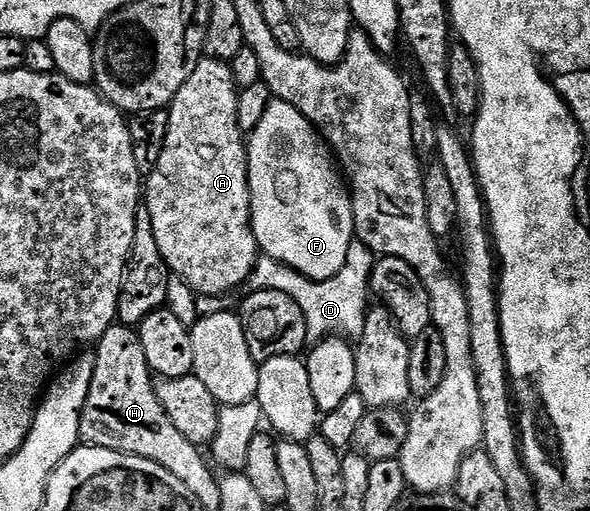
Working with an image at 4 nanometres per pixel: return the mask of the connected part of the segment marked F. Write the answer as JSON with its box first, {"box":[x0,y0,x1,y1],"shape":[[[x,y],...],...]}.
{"box":[247,98,355,279],"shape":[[[272,98],[267,105],[265,114],[259,120],[259,125],[255,127],[247,139],[247,150],[249,152],[249,196],[251,197],[251,225],[255,233],[261,255],[270,255],[275,261],[285,263],[291,269],[303,273],[309,279],[330,279],[343,269],[343,261],[347,261],[347,249],[355,242],[355,232],[353,230],[353,196],[347,186],[347,179],[339,170],[339,164],[329,146],[321,137],[320,131],[314,127],[295,105],[287,105],[287,101]]]}

